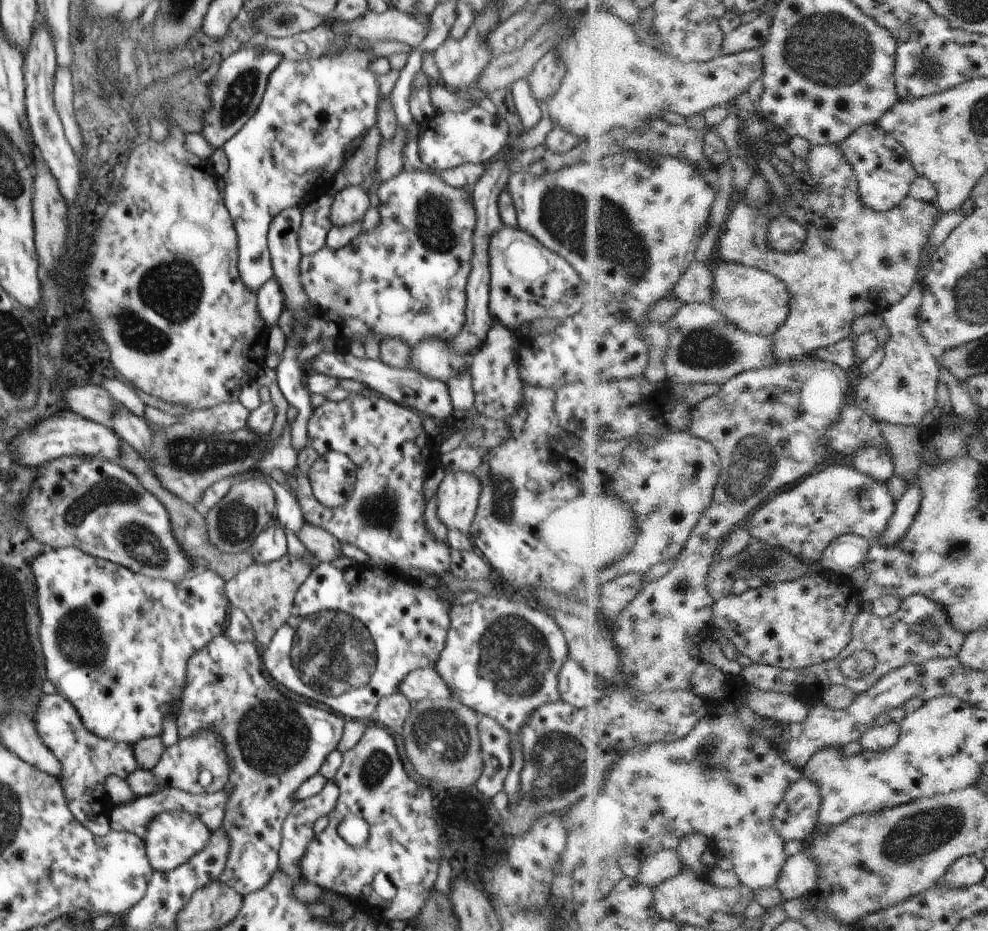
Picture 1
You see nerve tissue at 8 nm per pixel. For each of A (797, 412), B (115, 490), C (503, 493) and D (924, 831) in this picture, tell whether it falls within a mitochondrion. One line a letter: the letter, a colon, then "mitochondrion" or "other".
A: mitochondrion
B: mitochondrion
C: mitochondrion
D: mitochondrion

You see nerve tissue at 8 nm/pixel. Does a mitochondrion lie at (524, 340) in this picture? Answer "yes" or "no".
no

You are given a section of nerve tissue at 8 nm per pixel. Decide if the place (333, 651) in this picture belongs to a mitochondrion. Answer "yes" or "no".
yes

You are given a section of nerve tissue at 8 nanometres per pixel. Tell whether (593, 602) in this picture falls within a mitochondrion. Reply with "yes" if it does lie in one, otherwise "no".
no

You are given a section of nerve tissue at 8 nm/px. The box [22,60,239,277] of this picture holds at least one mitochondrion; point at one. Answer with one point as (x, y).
(122, 99)

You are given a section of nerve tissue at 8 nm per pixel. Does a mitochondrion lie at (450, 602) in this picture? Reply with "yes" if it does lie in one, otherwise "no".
no

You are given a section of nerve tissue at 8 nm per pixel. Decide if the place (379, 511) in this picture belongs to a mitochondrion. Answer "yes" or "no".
yes

